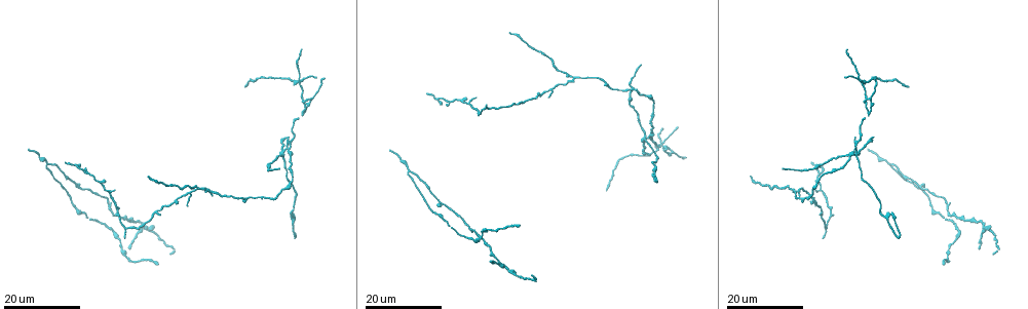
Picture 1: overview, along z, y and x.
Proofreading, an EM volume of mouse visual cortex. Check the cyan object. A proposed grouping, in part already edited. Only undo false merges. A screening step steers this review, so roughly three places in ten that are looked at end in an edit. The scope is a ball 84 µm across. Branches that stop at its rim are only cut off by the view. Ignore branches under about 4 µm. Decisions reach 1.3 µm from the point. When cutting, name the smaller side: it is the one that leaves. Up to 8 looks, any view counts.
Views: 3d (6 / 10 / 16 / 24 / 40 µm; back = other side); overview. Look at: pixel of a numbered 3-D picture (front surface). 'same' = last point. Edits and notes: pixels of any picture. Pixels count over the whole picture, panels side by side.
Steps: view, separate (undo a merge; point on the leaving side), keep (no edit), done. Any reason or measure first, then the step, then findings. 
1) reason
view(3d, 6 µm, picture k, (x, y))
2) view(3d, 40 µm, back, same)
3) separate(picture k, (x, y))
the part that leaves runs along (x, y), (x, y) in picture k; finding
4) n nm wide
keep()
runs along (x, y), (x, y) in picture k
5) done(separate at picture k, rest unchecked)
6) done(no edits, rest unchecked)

three arms meet
view(3d, 16 µm, picture 1, (47, 163))

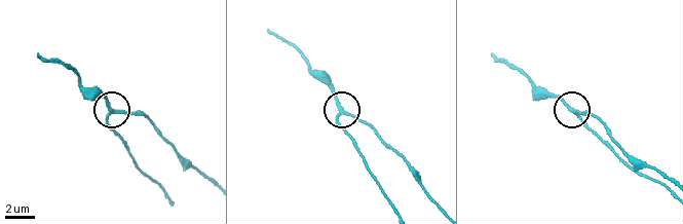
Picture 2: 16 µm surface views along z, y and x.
view(3d, 6 µm, picture 2, (574, 114))

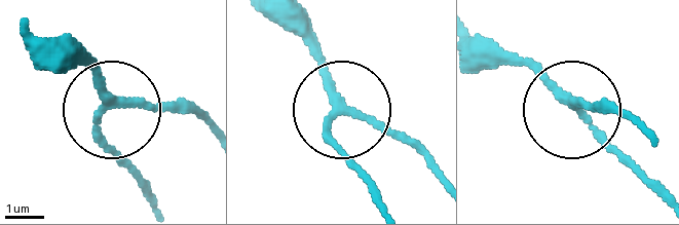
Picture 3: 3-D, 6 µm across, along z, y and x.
3 arms
keep()
continuous, no second neuron

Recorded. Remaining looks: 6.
three-way junction
view(3d, 24 µm, picture 1, (81, 189))

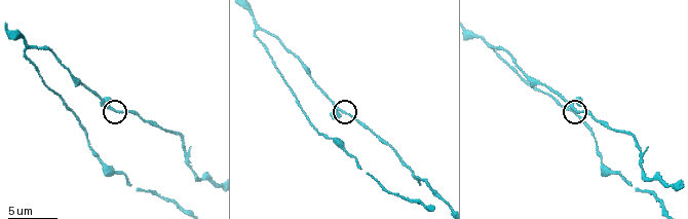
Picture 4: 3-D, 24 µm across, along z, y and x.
closer look
view(3d, 6 µm, picture 4, (343, 109))

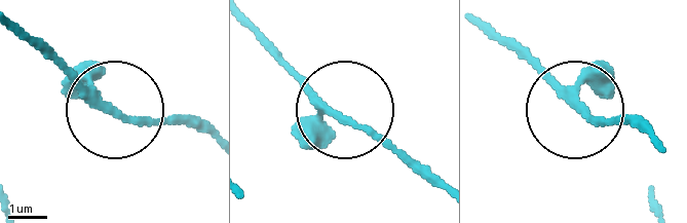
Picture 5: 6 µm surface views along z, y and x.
keep()
all the same neuron

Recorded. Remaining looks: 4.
sudden change in width
view(3d, 10 µm, picture 4, (345, 149))

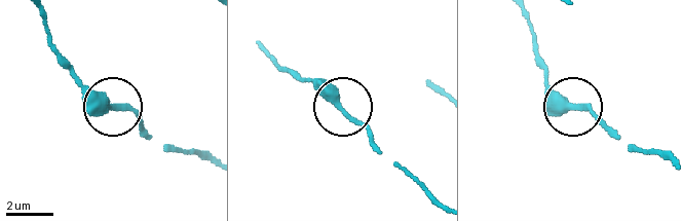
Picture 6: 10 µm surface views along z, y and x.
view(3d, 6 µm, picture 6, (575, 107))

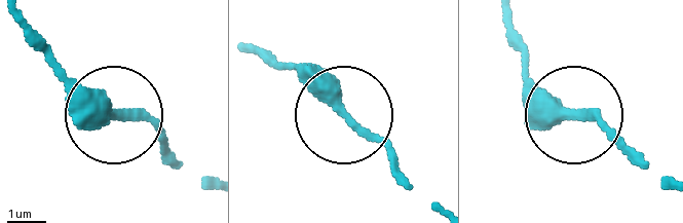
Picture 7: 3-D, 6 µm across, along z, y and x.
310 nm wide
keep()
runs along (502, 23), (532, 82), (601, 121), (637, 157) in picture 7; continuous, no second neuron

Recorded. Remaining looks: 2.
view(3d, 16 µm, picture 1, (505, 268))

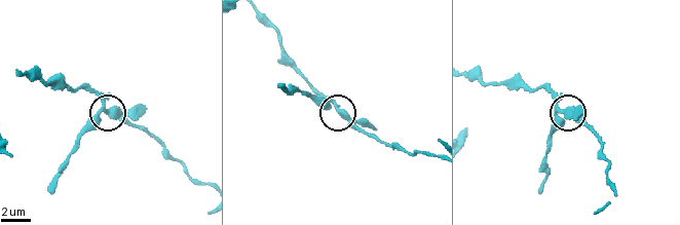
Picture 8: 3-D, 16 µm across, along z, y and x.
view(3d, 6 µm, picture 8, (561, 109))

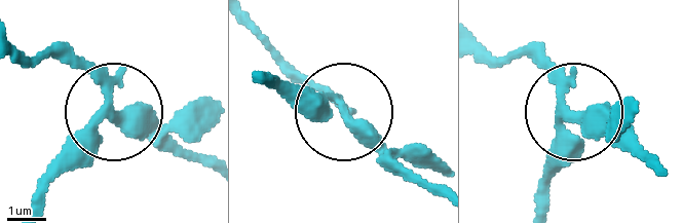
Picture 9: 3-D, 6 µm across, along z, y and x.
separate(picture 9, (72, 141))
the part that leaves runs along (339, 99), (309, 99), (270, 79) in picture 9; a second neuron is stuck on

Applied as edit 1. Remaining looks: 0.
done(separate at picture 9, rest unchecked)

